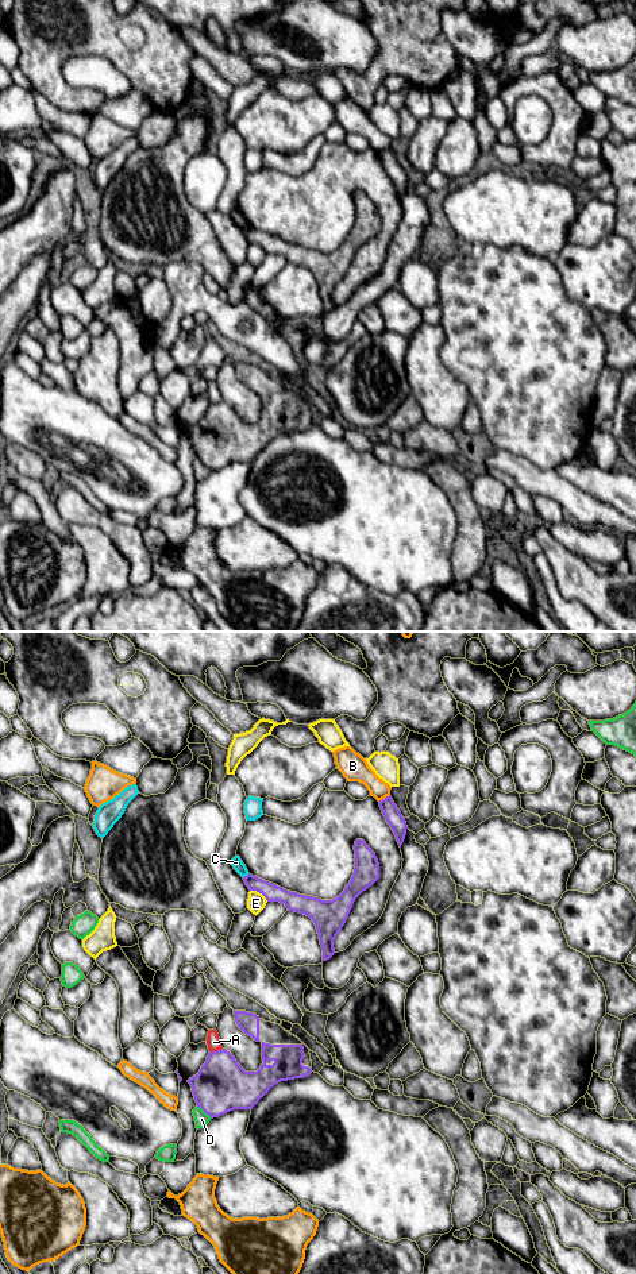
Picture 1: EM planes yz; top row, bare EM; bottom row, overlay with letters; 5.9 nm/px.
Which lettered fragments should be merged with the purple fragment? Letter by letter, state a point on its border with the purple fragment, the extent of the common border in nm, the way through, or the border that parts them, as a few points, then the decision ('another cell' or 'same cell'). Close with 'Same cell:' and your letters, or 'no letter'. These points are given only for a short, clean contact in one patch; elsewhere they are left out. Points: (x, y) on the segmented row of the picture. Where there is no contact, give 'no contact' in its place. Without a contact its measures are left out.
A: meets purple in yz at (215, 1051); contact 80 nm long; another cell
B: meets purple in yz at (385, 798); contact 80 nm long; another cell
C: meets purple in yz at (247, 875); contact 50 nm long; border along yz (249, 873), (243, 877); another cell
D: meets purple in yz at (205, 1112); contact 120 nm long; border along yz (197, 1105), (212, 1118); another cell
E: meets purple in yz at (259, 892); contact 130 nm long; border along yz (250, 890), (258, 891), (268, 900); another cell
Same cell: no letter

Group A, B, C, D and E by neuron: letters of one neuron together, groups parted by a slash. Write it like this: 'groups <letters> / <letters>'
groups A / B / C / D / E

